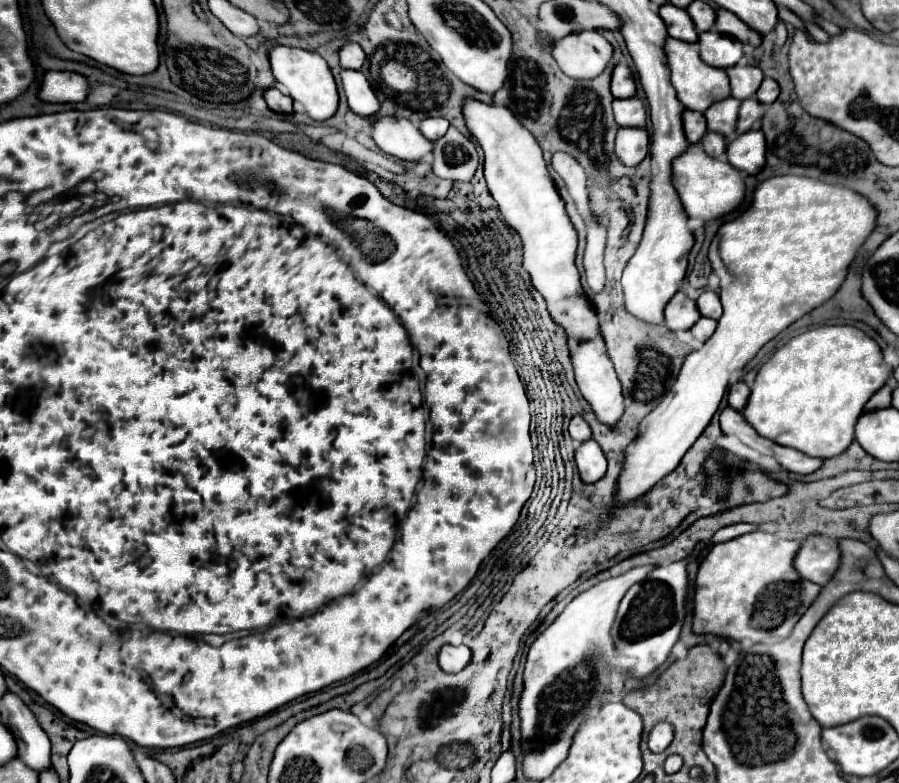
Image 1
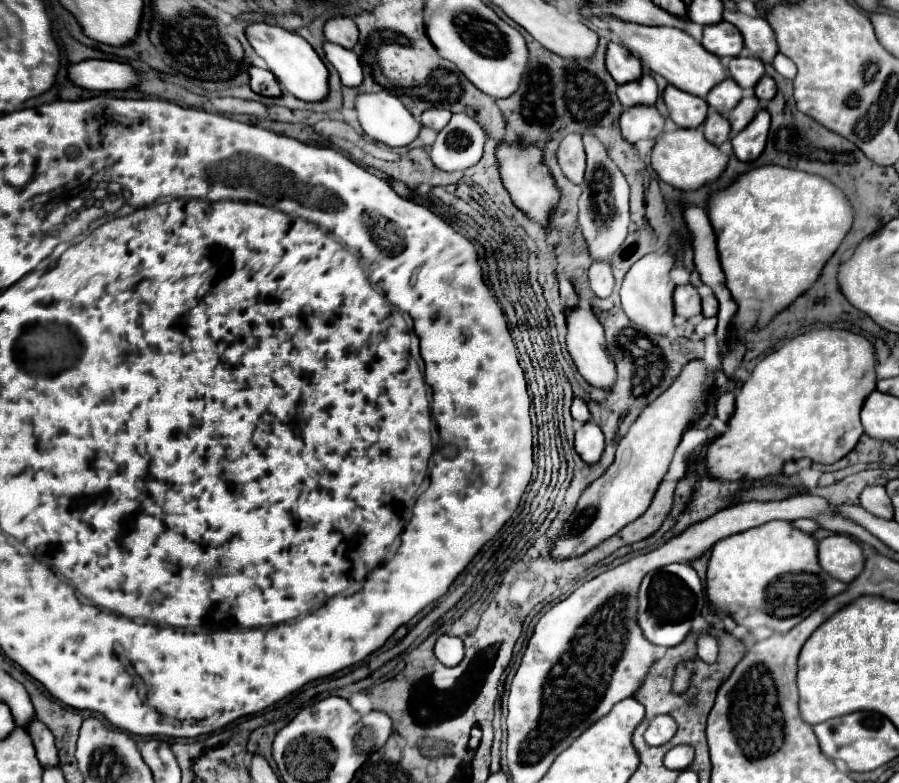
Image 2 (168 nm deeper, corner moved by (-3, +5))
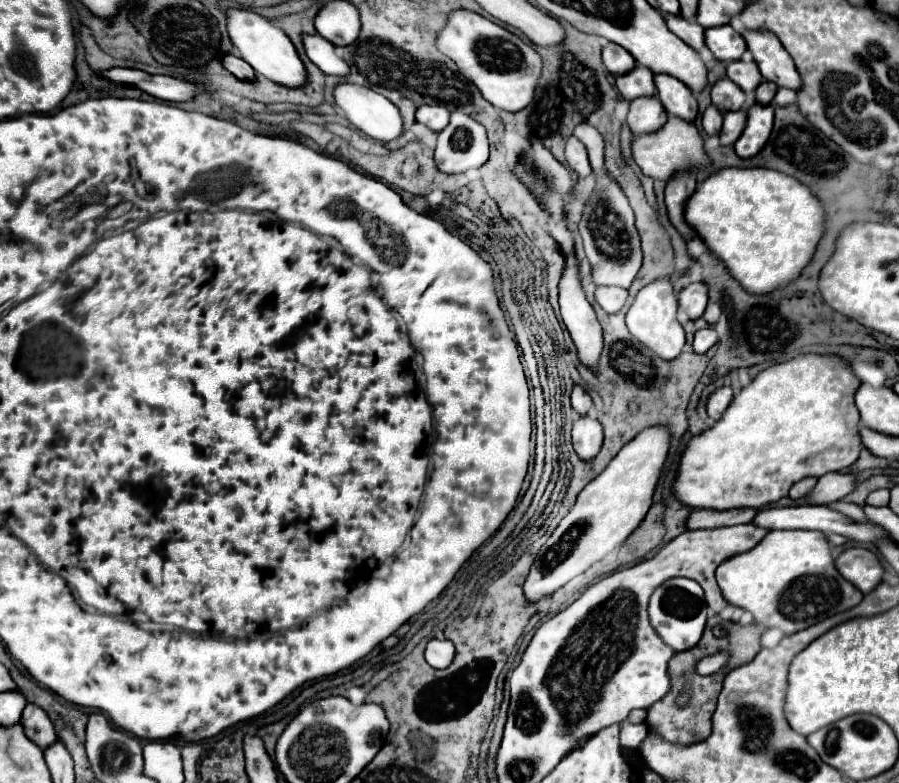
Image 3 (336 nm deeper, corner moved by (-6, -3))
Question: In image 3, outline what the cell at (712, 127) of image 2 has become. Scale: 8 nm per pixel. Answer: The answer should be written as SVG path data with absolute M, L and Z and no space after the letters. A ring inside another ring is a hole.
M709 106L709 108L703 112L703 130L705 130L709 136L715 136L715 134L721 130L721 124L723 124L723 114L721 114L715 106Z

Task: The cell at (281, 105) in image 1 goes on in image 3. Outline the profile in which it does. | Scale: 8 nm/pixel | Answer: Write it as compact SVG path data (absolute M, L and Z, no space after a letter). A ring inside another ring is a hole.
M227 54L223 56L223 66L233 72L239 80L253 80L255 78L255 72L253 68L249 68L249 64L245 64L245 60L233 56L233 54Z

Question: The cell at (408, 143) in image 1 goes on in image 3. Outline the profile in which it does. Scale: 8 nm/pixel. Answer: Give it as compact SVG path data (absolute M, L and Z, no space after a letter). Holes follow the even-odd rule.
M349 82L337 84L333 88L333 98L335 106L345 112L347 120L373 140L389 142L403 130L399 110L385 96L369 90L367 86Z

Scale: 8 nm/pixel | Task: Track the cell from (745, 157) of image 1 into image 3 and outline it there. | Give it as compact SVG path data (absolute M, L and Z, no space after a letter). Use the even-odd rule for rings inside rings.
M755 102L747 110L747 124L739 140L735 142L735 152L741 158L751 158L755 156L767 142L769 134L773 128L773 106L759 104Z

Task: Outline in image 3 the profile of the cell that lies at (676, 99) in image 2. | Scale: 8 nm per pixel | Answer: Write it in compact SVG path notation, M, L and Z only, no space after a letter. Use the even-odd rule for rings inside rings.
M655 74L655 86L657 86L657 96L661 104L665 106L667 112L681 116L683 120L695 120L697 116L697 98L689 88L667 74Z

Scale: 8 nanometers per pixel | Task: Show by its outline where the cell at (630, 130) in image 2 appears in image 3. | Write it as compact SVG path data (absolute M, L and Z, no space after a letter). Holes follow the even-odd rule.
M639 96L629 102L627 126L631 132L653 132L665 124L667 112L657 96Z

